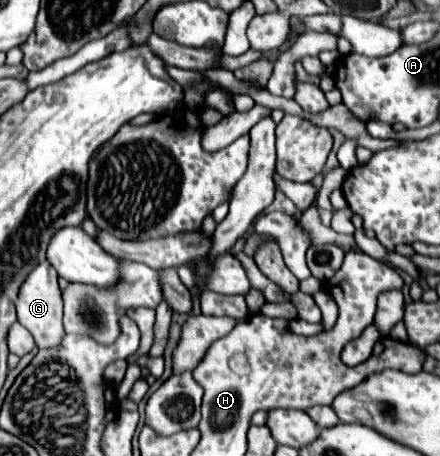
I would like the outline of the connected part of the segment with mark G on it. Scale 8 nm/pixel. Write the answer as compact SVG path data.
M43 261L41 265L37 265L29 277L25 279L25 283L19 289L19 297L17 297L17 319L19 323L31 331L31 335L35 337L35 343L39 349L49 349L49 347L57 347L63 339L63 301L61 301L61 291L57 285L57 271Z

